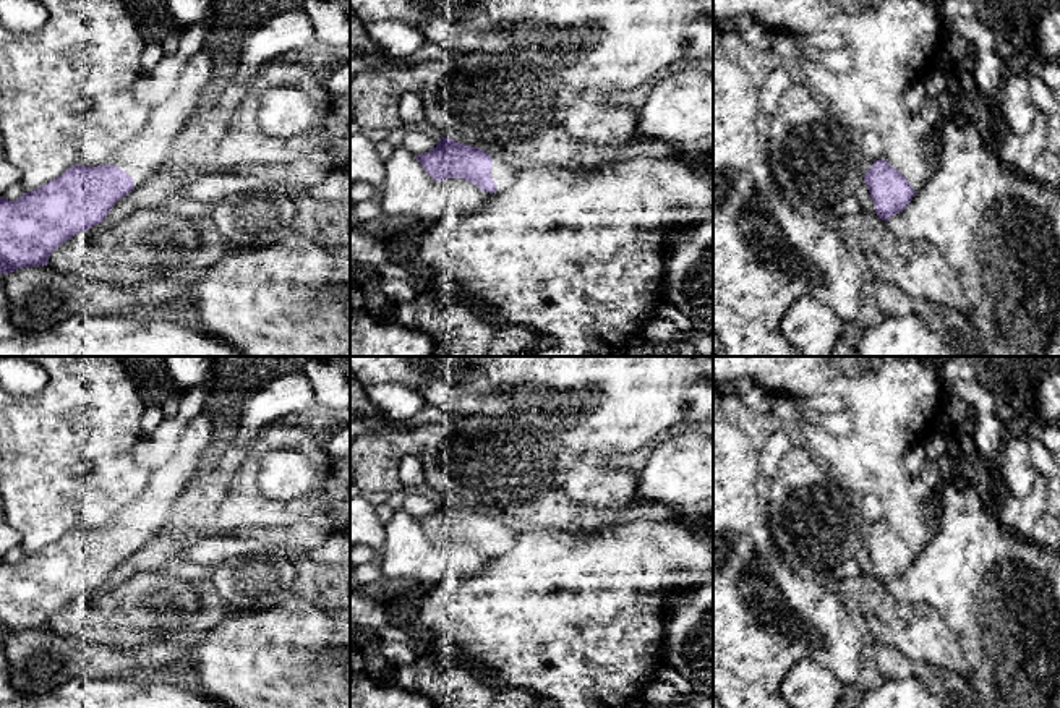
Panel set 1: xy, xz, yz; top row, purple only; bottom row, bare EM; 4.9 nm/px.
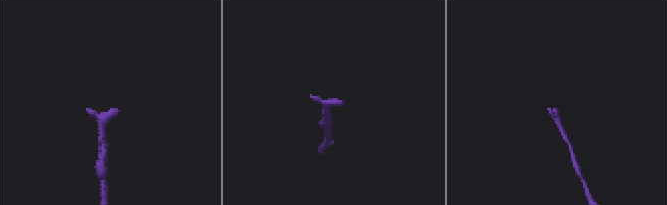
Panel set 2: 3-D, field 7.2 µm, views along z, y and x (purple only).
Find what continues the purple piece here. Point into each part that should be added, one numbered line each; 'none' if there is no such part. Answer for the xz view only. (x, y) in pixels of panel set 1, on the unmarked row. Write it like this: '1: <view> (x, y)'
1: xz (503, 535)

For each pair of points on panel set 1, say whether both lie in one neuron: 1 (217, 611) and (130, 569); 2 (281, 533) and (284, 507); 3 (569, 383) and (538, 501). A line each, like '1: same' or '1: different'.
1: different
2: different
3: different

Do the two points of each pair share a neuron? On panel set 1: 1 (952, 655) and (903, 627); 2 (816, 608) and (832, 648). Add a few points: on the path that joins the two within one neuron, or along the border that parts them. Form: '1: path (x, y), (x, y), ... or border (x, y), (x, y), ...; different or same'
1: path (940, 647), (914, 632); same
2: path (816, 618), (816, 624), (830, 639); same

